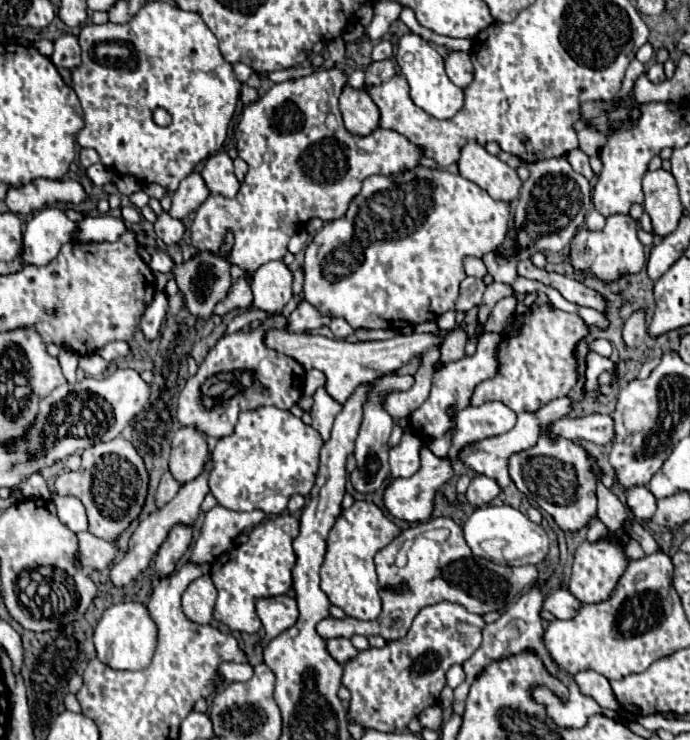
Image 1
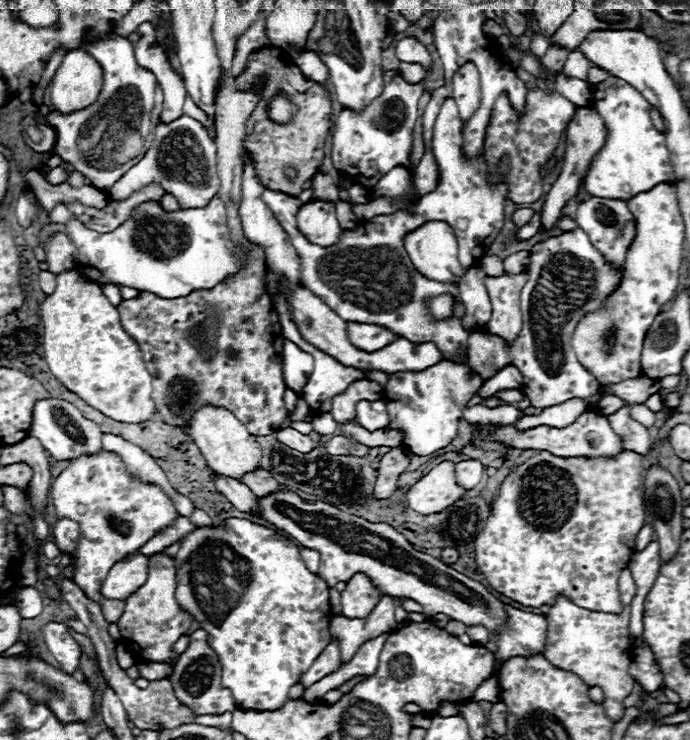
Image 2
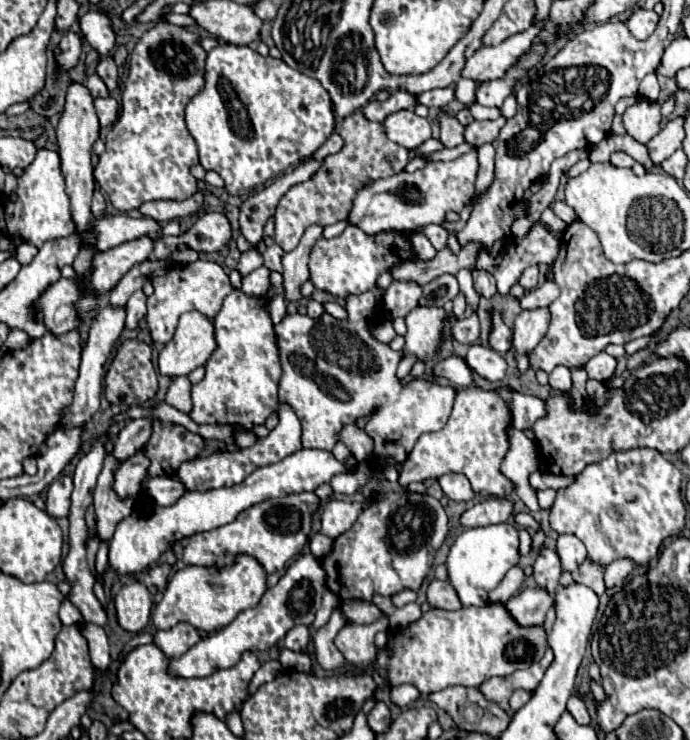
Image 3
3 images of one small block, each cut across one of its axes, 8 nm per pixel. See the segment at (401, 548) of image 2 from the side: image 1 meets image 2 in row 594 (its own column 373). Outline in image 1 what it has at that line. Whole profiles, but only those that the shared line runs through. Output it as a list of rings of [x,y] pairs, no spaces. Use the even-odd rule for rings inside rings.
[[[386,374],[382,378],[378,378],[374,382],[374,388],[372,392],[368,394],[368,402],[364,404],[364,420],[362,420],[362,426],[360,426],[360,434],[356,438],[356,450],[354,450],[354,456],[356,456],[356,470],[350,474],[350,482],[354,486],[354,490],[358,494],[374,494],[382,484],[384,480],[388,478],[390,474],[390,466],[388,466],[388,438],[390,438],[390,432],[394,428],[394,420],[392,416],[382,408],[382,400],[390,394],[390,392],[396,392],[396,390],[410,390],[414,384],[414,378],[412,376],[394,376],[394,374]]]

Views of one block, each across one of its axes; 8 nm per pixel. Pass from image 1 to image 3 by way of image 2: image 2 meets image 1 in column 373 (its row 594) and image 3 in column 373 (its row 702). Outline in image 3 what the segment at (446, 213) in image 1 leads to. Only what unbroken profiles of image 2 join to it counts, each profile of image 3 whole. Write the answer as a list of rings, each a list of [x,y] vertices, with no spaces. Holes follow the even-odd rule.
[[[348,226],[338,238],[320,238],[314,244],[310,252],[310,280],[316,288],[346,298],[350,294],[362,294],[370,290],[384,270],[390,270],[400,262],[412,260],[412,256],[414,254],[408,238],[402,238],[396,232],[380,232],[376,236],[368,236],[358,230],[358,226]]]

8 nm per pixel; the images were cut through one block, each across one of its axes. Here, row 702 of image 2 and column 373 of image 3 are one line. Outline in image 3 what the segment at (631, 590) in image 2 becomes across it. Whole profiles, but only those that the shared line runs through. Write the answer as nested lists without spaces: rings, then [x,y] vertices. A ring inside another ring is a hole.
[[[358,600],[342,602],[342,610],[344,610],[346,618],[356,624],[372,624],[382,616],[382,612],[376,604],[366,604],[366,602],[358,602]]]

